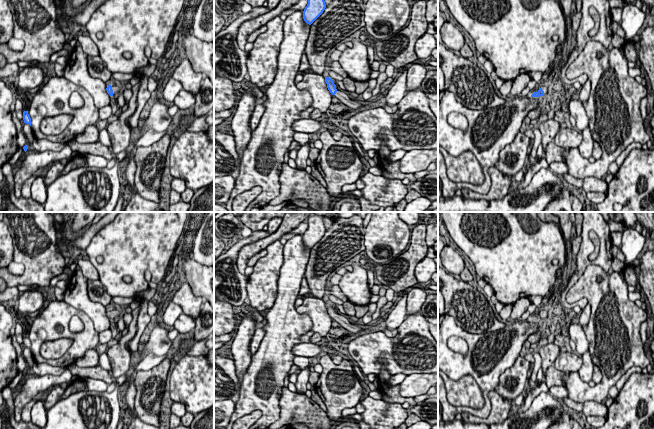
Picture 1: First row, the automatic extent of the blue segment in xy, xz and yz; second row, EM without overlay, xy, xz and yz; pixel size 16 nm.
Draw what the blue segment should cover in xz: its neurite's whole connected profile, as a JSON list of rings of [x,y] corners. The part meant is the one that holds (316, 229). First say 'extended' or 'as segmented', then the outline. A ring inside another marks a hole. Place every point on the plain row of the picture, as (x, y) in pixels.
as segmented | [[[313,215],[308,218],[308,228],[303,235],[304,245],[311,249],[325,234],[324,215]]]

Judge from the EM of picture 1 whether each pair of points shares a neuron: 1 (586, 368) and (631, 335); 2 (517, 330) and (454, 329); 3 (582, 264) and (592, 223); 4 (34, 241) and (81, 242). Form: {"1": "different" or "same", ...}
{"1": "different", "2": "same", "3": "same", "4": "different"}

